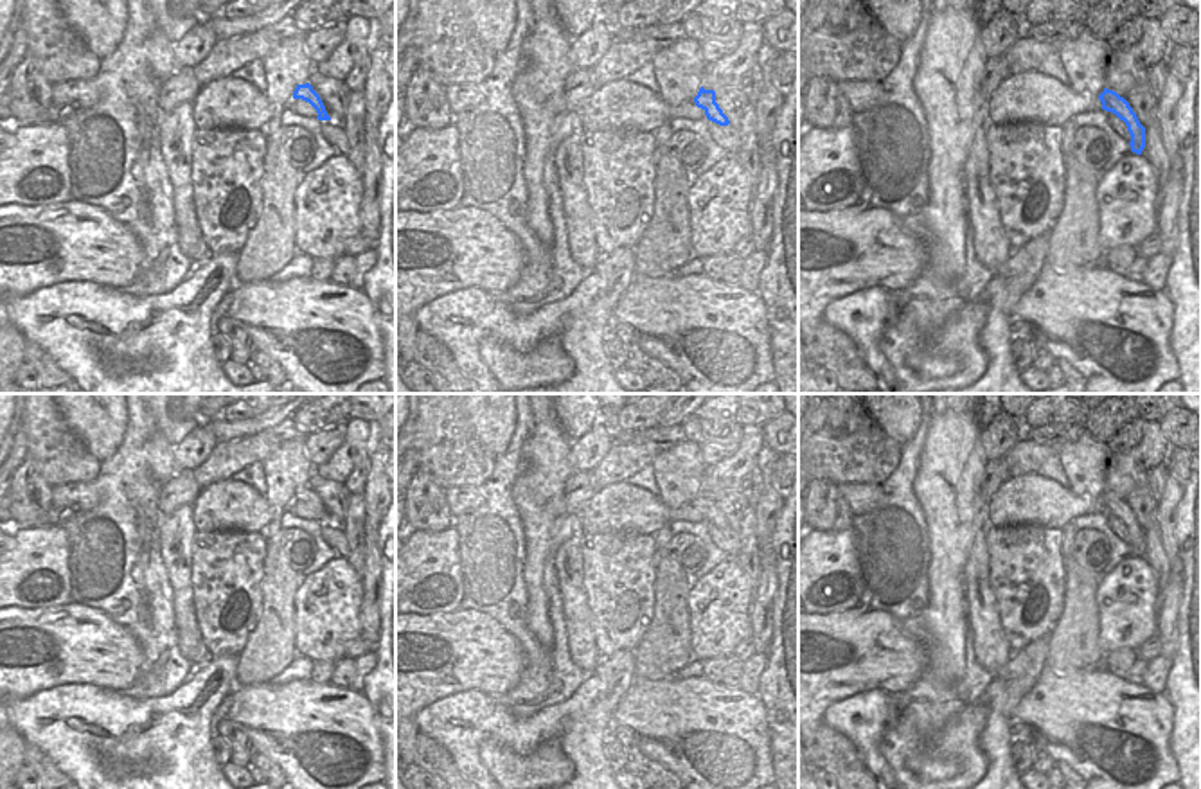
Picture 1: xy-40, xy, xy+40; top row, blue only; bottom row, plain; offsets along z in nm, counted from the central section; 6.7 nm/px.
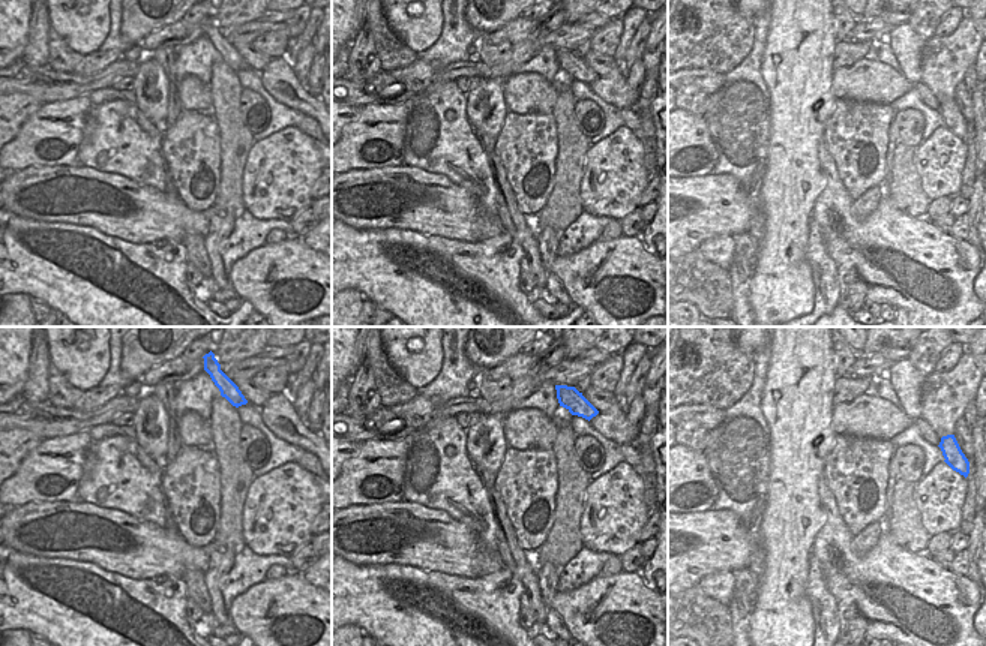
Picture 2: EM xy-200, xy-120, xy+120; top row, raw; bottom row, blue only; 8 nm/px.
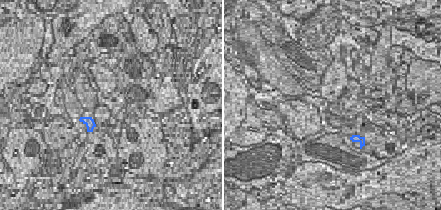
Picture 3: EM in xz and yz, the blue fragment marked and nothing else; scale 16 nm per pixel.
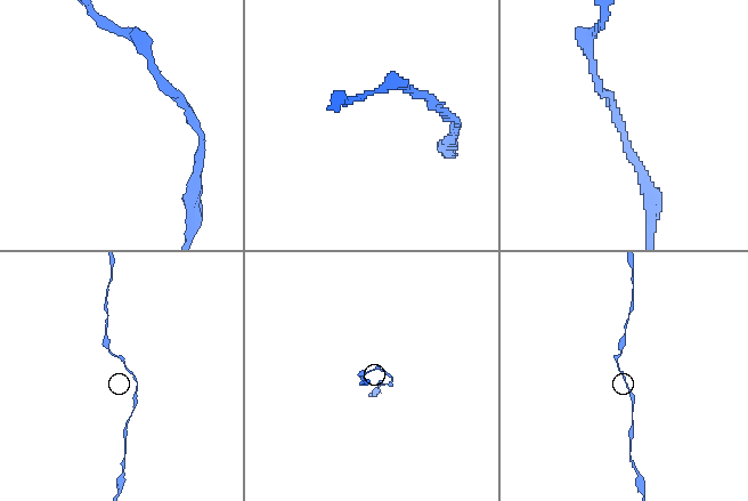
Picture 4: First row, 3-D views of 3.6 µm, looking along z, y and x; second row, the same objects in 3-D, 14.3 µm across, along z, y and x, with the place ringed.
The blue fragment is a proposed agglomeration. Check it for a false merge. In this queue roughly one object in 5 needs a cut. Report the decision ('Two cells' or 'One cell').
One cell.

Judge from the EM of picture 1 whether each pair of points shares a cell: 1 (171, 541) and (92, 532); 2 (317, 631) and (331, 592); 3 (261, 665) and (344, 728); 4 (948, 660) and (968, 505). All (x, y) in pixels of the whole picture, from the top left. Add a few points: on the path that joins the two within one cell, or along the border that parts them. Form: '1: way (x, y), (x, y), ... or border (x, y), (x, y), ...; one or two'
1: border (160, 518), (160, 561), (169, 581); two
2: way (324, 622), (328, 601); one
3: border (268, 680), (238, 687); two
4: way (948, 622), (950, 543); one

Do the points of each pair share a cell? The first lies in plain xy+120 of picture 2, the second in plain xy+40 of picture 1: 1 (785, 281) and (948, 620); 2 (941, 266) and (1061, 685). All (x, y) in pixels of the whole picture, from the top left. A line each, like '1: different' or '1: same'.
1: same
2: same

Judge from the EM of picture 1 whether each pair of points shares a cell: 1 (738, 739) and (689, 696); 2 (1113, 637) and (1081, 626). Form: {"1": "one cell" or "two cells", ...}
{"1": "one cell", "2": "two cells"}

